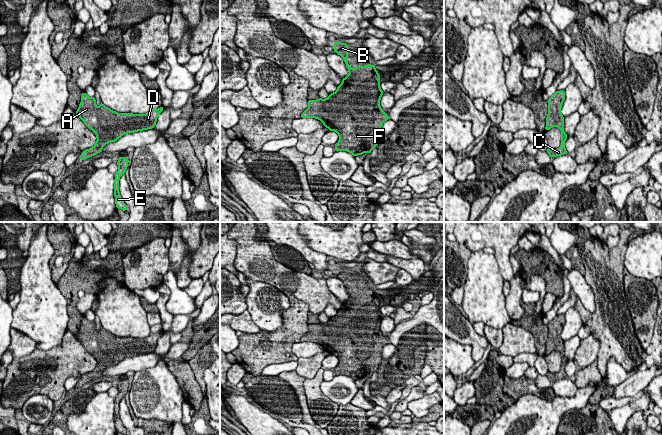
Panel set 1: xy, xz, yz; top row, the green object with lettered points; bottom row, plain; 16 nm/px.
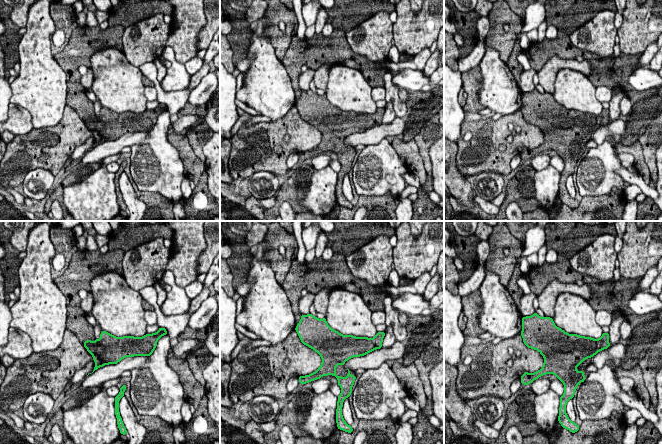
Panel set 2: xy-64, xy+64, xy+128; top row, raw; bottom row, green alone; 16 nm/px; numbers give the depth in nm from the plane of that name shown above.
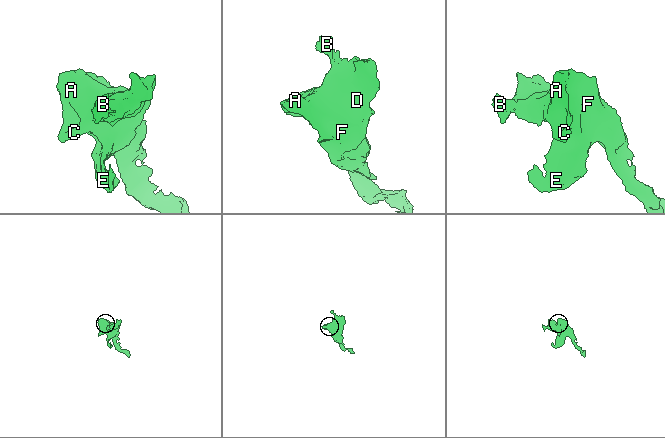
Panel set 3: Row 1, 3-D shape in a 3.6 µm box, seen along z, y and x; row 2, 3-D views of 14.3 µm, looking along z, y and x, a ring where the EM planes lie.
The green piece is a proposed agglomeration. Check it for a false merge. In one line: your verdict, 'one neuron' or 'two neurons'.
one neuron

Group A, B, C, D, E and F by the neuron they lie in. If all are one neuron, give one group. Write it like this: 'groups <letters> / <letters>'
groups A B C D E F

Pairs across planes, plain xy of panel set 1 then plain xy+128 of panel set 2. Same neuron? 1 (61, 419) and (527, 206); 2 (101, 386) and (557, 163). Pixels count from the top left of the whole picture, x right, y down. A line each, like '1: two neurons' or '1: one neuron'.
1: one neuron
2: two neurons

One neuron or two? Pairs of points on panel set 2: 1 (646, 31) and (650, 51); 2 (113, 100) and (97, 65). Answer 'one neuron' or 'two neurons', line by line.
1: two neurons
2: one neuron

